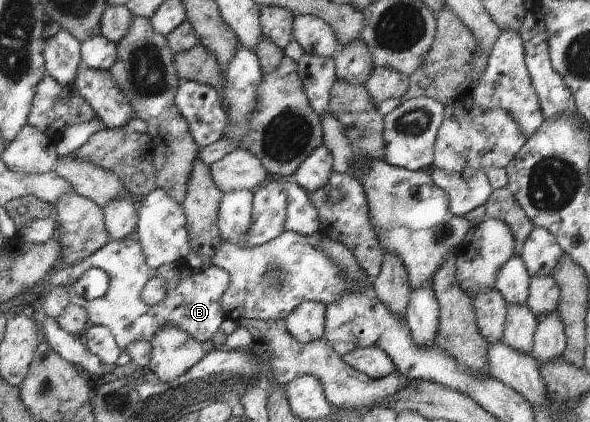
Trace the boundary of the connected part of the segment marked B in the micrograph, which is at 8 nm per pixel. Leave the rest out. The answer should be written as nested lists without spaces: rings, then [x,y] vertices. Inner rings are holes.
[[[124,238],[120,241],[109,241],[96,253],[89,255],[76,265],[60,269],[51,277],[46,276],[48,280],[46,285],[65,287],[70,293],[71,303],[82,306],[87,311],[88,321],[92,325],[110,328],[121,350],[136,340],[150,342],[151,339],[154,339],[156,332],[169,324],[189,333],[201,343],[211,343],[217,339],[219,327],[225,320],[220,298],[230,285],[230,276],[227,271],[210,264],[207,264],[198,274],[189,268],[186,275],[186,269],[184,269],[186,263],[183,264],[184,262],[178,261],[164,264],[158,269],[152,269],[146,263],[140,242]],[[181,265],[183,265],[182,274],[180,274]],[[90,268],[100,268],[109,275],[108,291],[93,300],[76,295],[73,287],[78,278],[82,277],[84,272]],[[154,276],[164,278],[167,281],[168,289],[165,298],[159,304],[149,306],[142,301],[140,294],[144,284]]]

